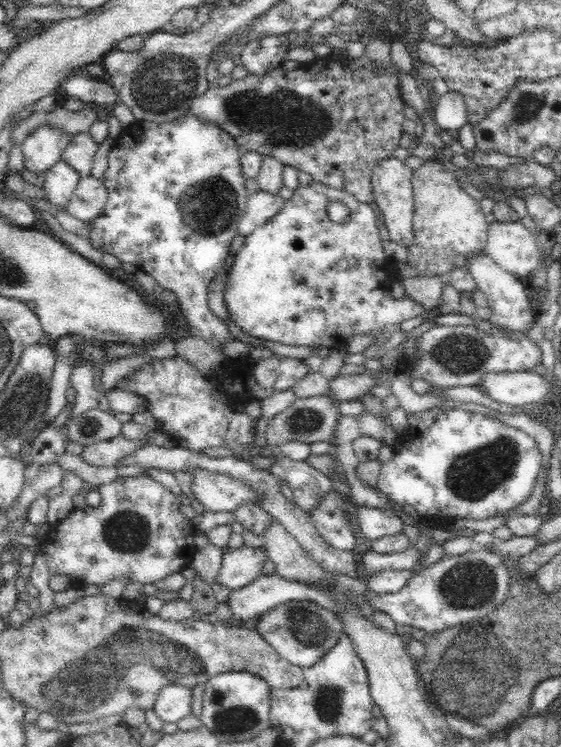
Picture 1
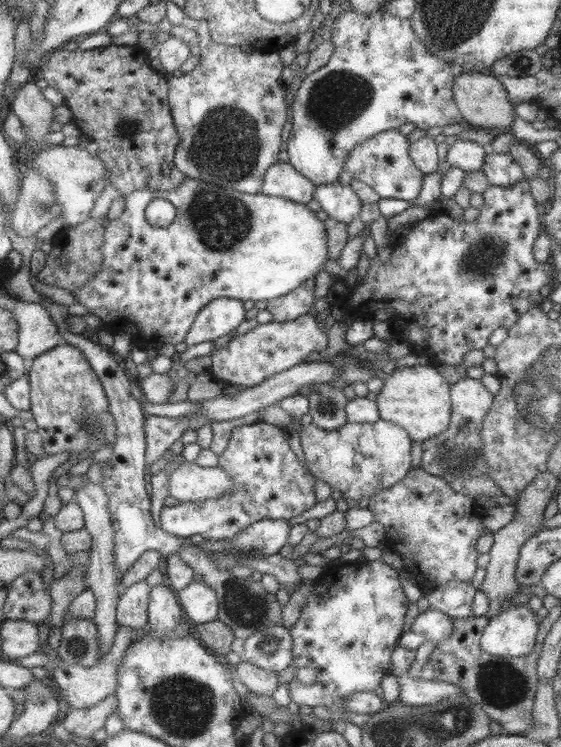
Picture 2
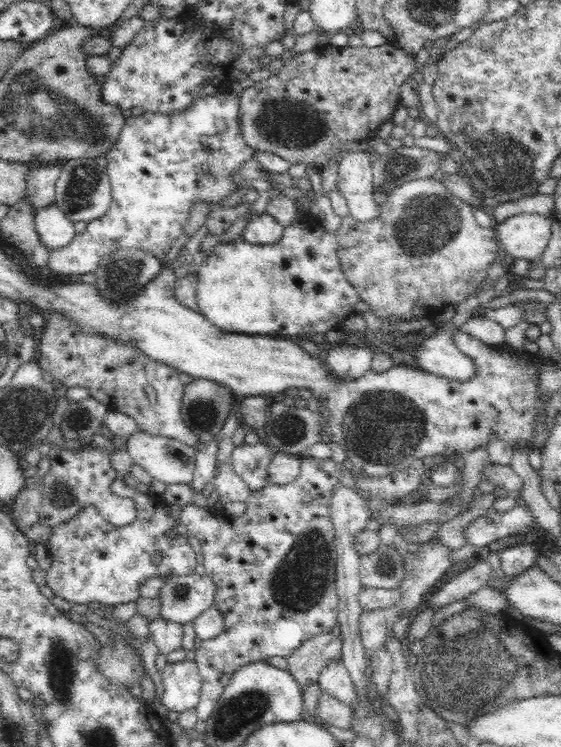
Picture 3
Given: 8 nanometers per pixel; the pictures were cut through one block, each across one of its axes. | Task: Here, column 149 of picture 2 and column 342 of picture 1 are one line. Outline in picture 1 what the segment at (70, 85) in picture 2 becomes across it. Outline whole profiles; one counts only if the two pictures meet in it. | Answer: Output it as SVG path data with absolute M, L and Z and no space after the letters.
M324 56L318 57L315 61L308 63L304 66L300 66L295 70L286 70L280 66L274 68L272 72L268 72L266 76L254 76L252 74L246 75L241 80L235 80L228 84L228 86L214 86L208 89L202 96L197 96L192 100L187 112L210 124L215 124L218 128L221 128L224 132L227 132L235 141L242 151L256 151L261 155L270 155L280 160L285 165L294 166L298 170L304 170L310 174L313 181L324 184L325 186L336 188L340 191L348 192L352 194L362 203L370 205L374 202L373 187L372 187L372 172L374 167L380 162L380 160L386 160L394 156L394 150L400 147L400 137L403 135L403 122L406 116L404 115L404 105L402 104L401 92L399 88L399 80L396 73L389 73L386 71L378 70L380 76L374 77L370 71L374 70L375 66L372 64L363 66L357 71L350 71L348 67L341 65L335 57Z

